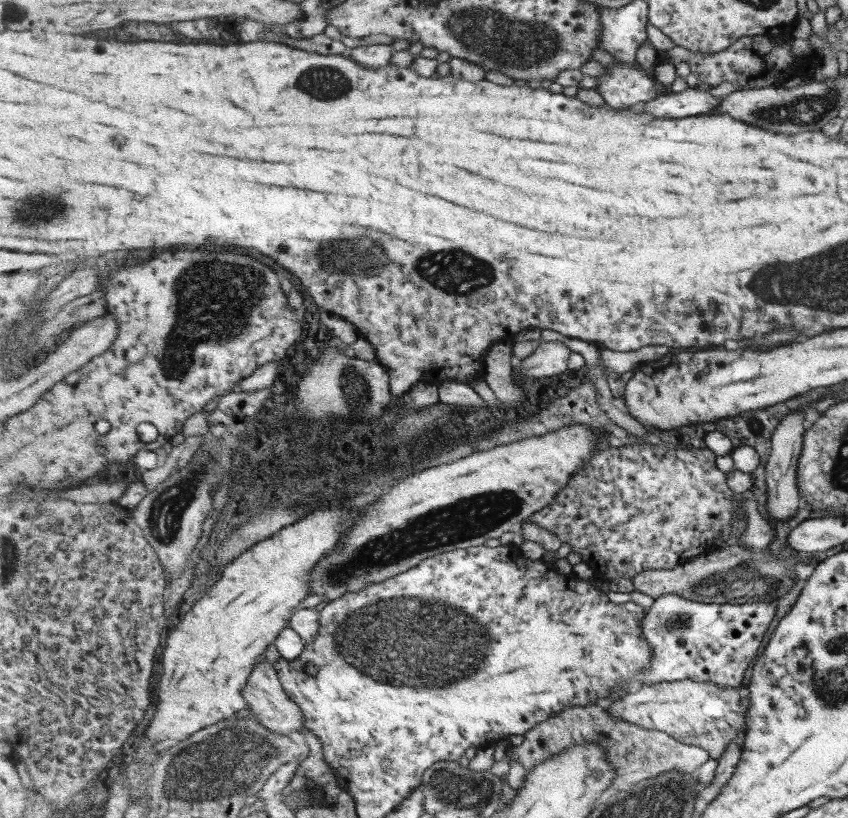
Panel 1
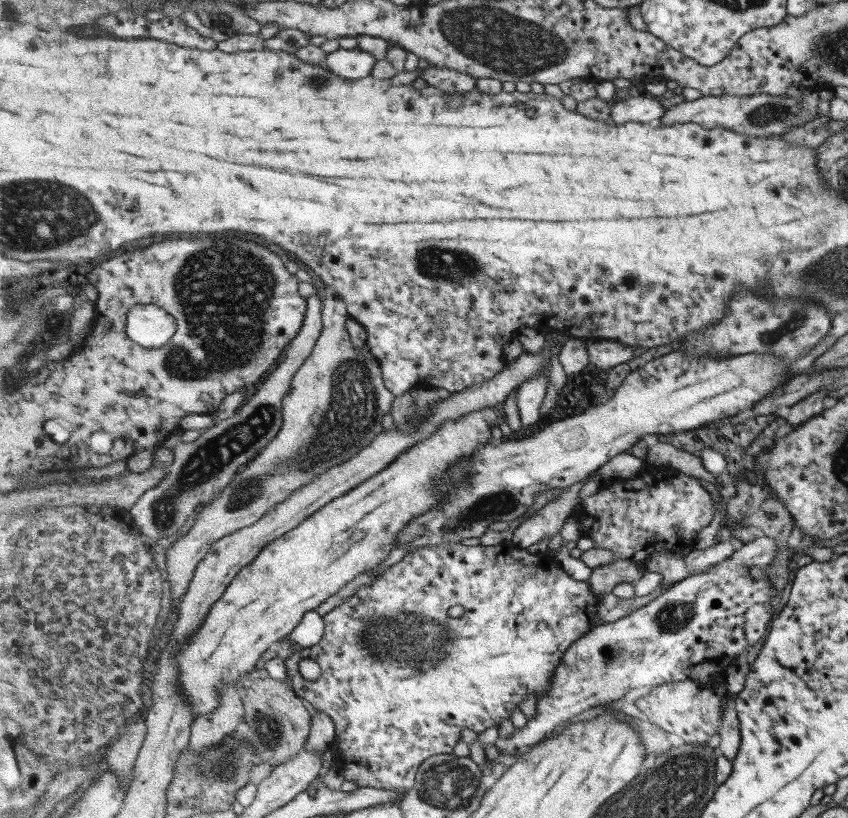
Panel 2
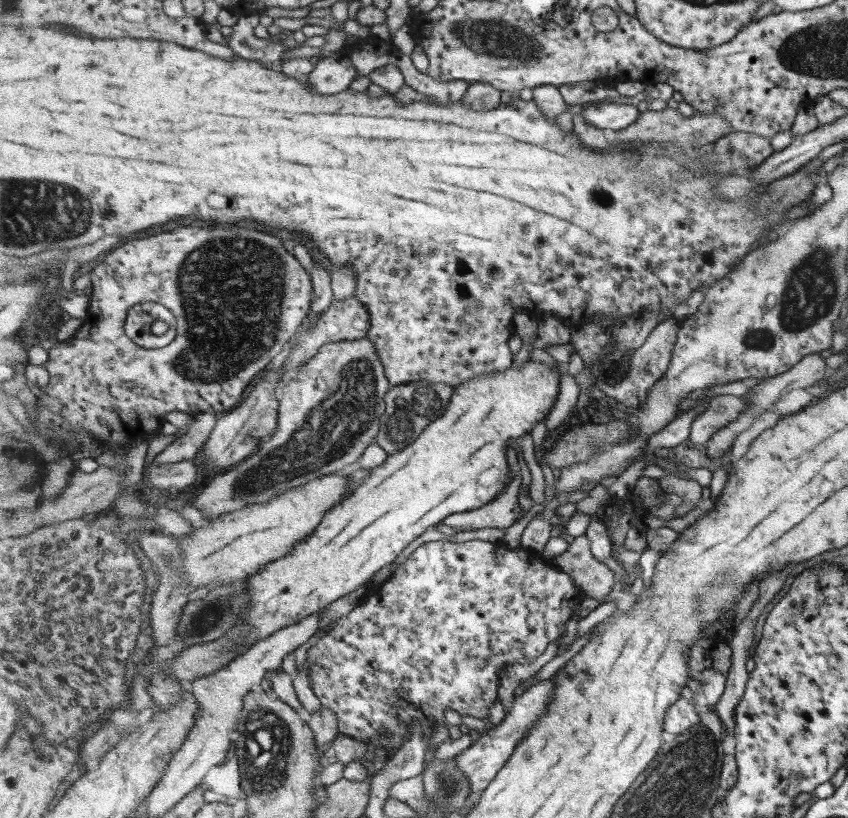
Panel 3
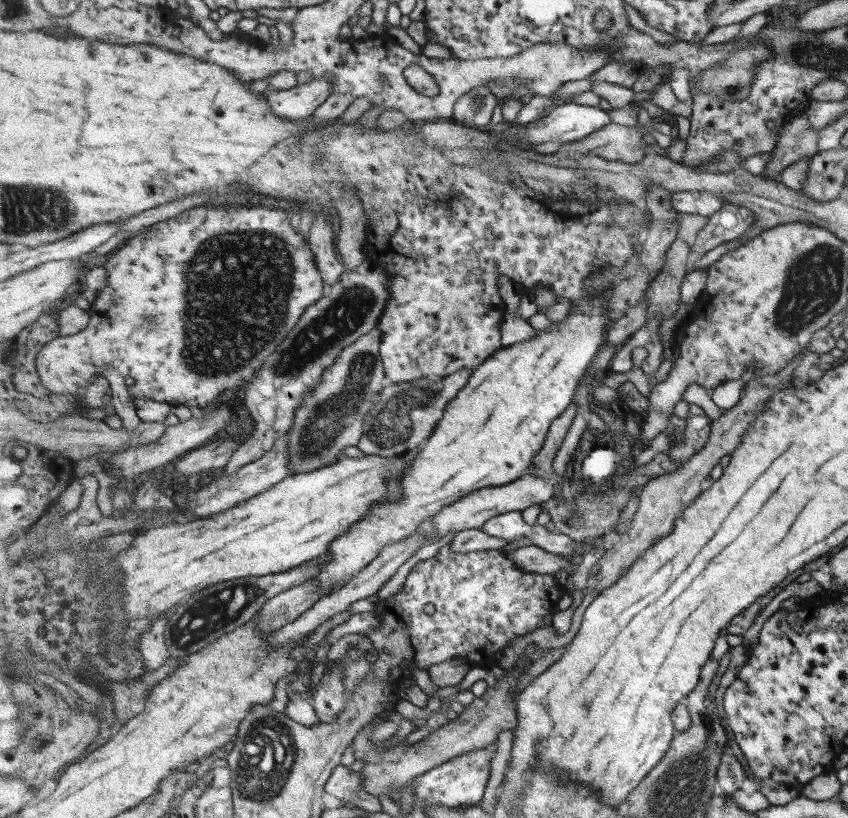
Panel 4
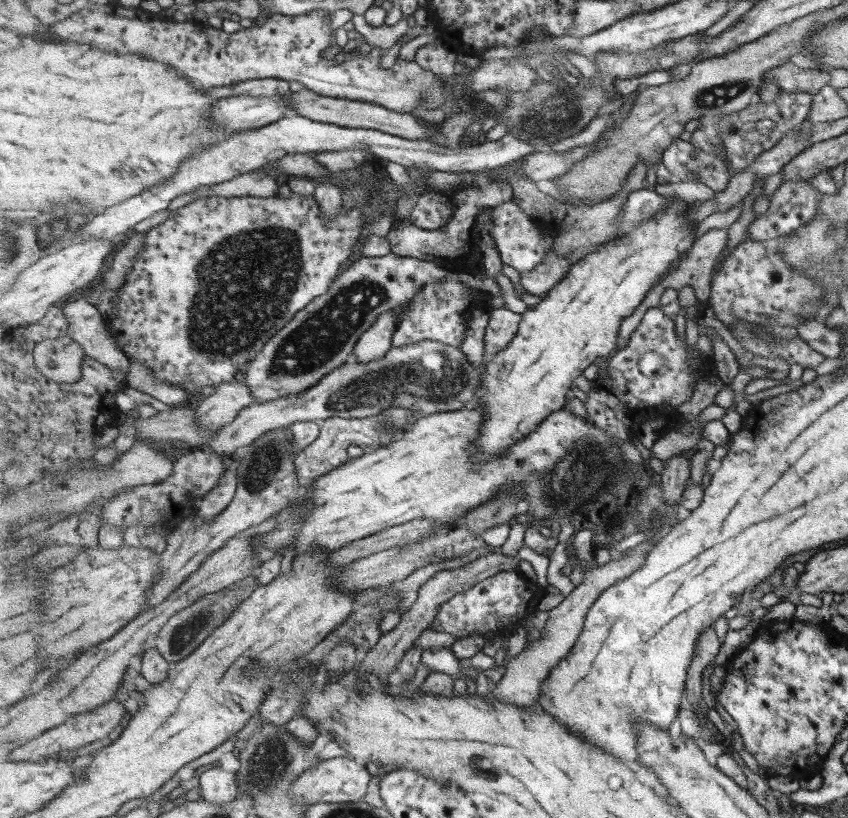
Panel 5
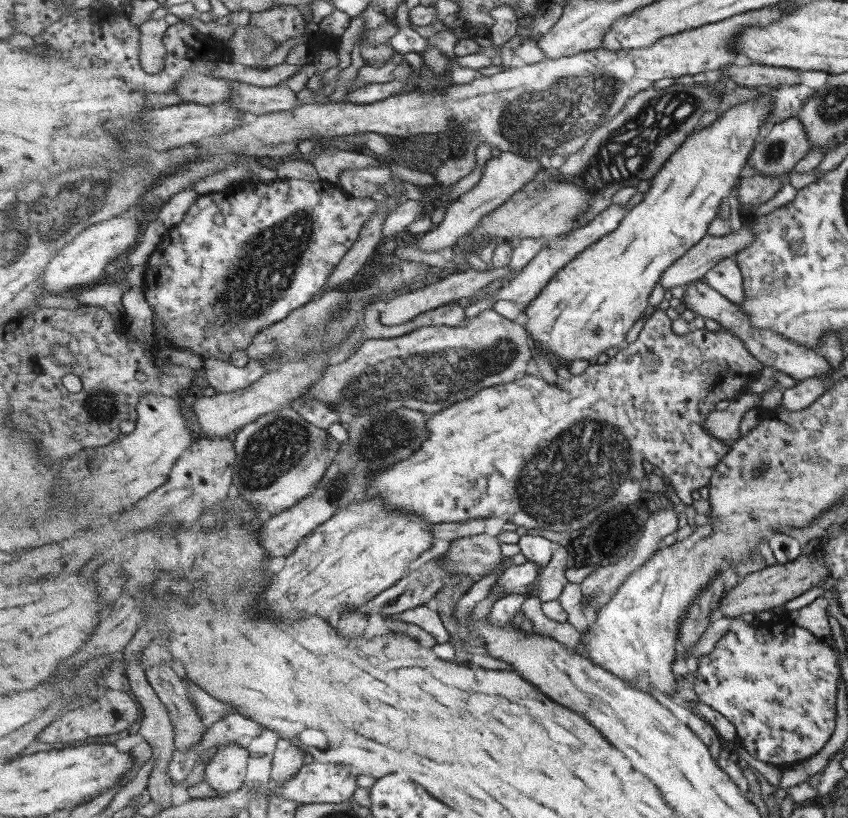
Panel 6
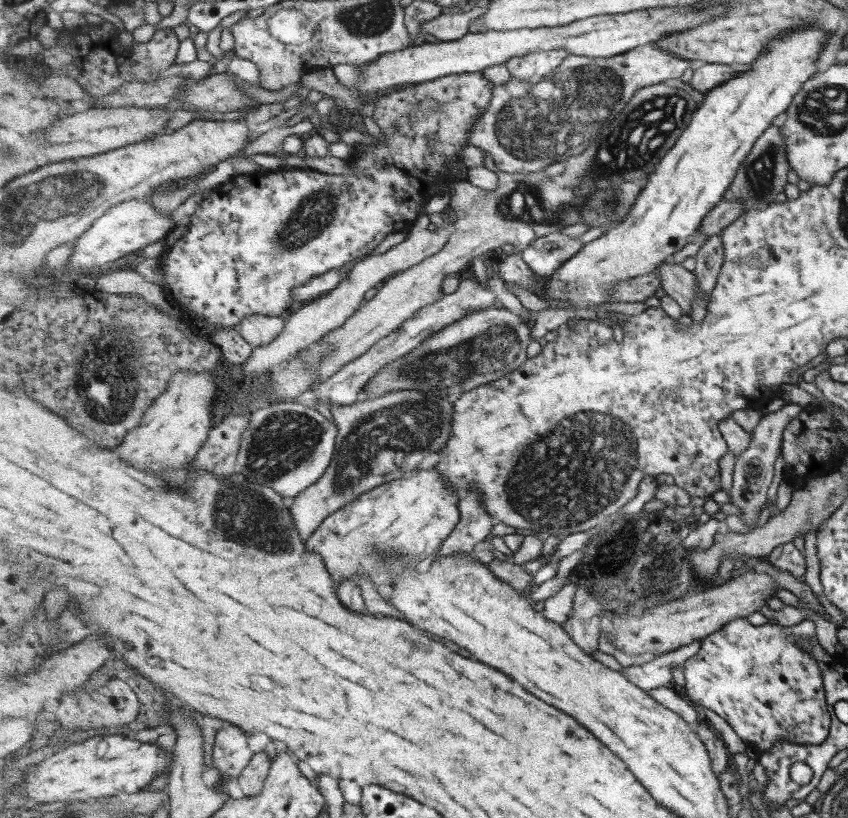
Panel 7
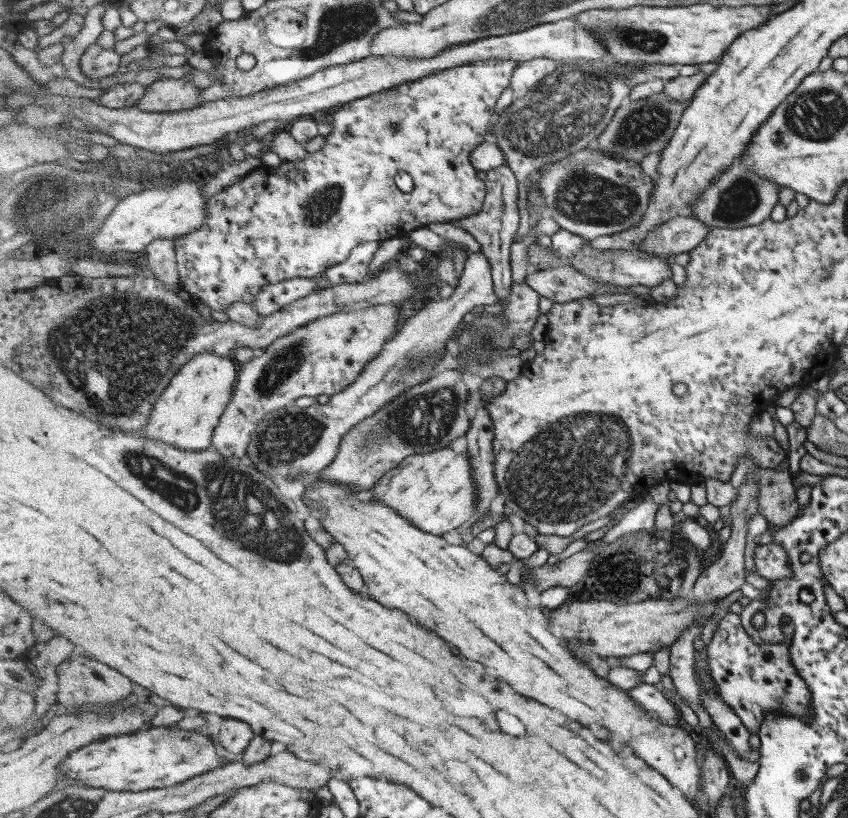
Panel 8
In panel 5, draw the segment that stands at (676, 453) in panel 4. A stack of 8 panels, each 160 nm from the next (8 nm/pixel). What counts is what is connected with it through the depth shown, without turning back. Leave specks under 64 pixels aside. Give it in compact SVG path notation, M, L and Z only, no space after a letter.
M677 454L664 462L661 474L662 499L666 504L680 506L683 493L691 476L690 461L685 461L683 455Z

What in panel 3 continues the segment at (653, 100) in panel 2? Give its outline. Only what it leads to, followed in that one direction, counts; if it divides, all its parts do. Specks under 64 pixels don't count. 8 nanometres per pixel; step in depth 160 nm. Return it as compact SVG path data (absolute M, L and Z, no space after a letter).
M595 101L573 109L574 115L577 115L579 111L582 112L582 116L588 124L597 128L613 130L630 127L641 114L634 104L617 104L605 101Z

